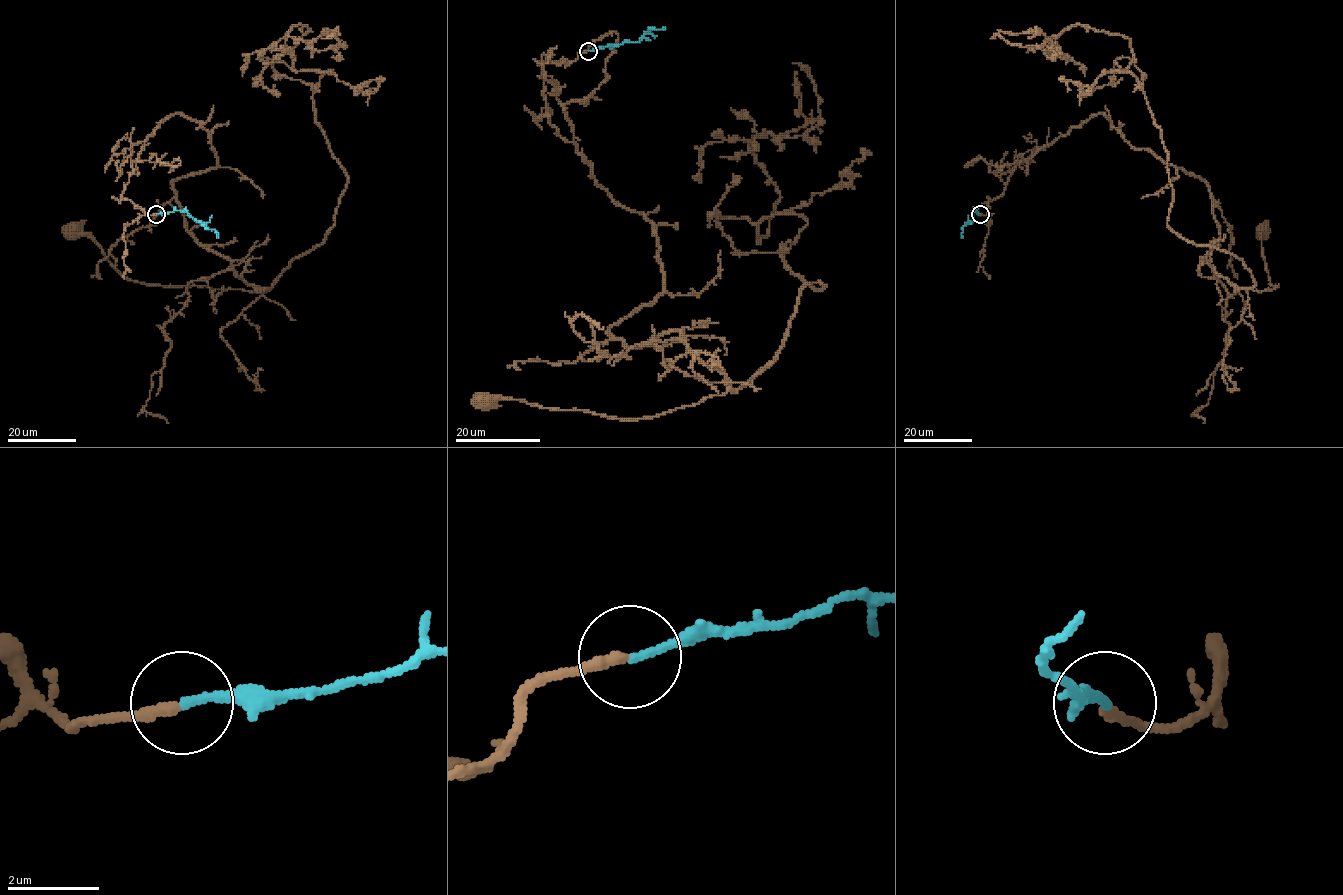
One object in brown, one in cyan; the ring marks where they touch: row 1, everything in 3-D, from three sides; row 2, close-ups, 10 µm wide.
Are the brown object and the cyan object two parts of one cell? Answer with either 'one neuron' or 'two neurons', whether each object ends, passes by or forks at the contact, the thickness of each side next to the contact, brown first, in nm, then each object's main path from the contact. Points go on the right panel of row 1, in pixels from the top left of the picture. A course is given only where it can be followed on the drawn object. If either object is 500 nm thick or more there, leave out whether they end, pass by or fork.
one neuron; brown ends; cyan ends; calibres 260 and 180 nm; course brown (980, 214), (1017, 164), (1103, 114), (1207, 185), (1220, 235), (1205, 260), (1239, 289), (1276, 287), (1262, 232); course cyan (980, 214), (973, 210), (973, 220), (961, 228), (961, 238)

